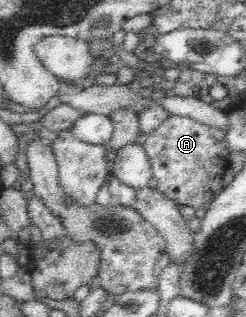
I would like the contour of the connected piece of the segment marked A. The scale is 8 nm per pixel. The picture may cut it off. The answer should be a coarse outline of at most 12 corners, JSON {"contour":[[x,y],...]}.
{"contour":[[168,116],[143,143],[157,190],[209,207],[226,134]]}

